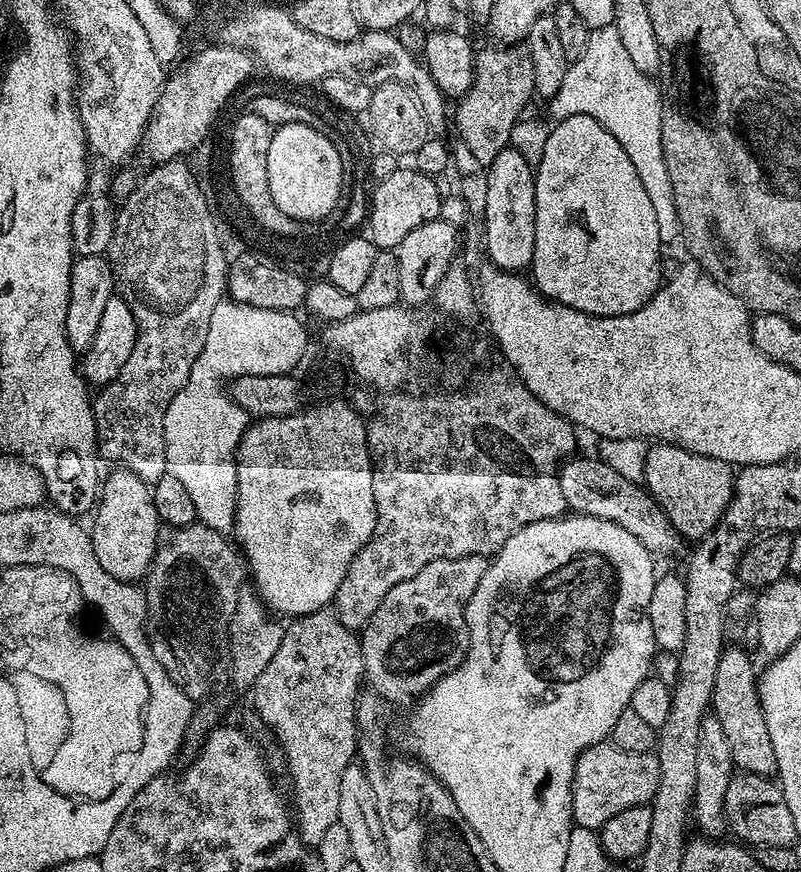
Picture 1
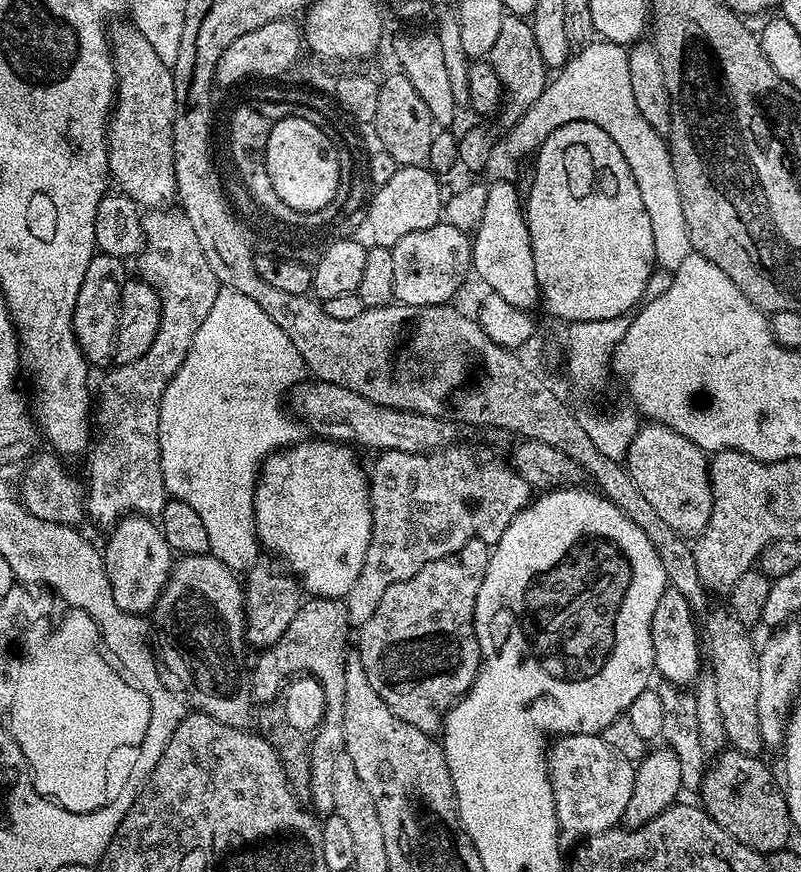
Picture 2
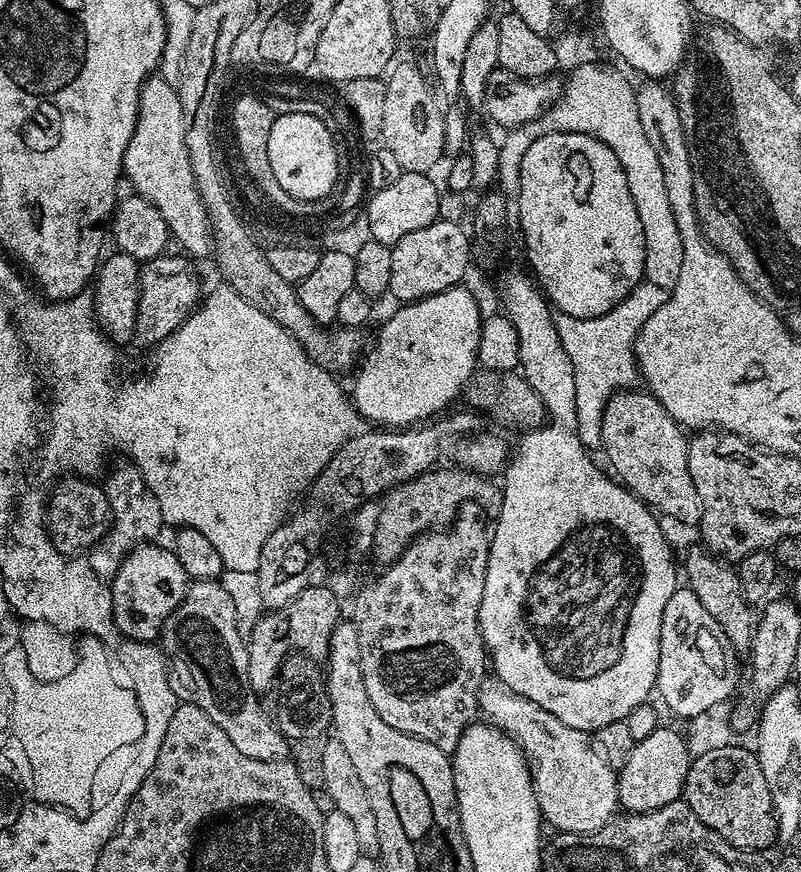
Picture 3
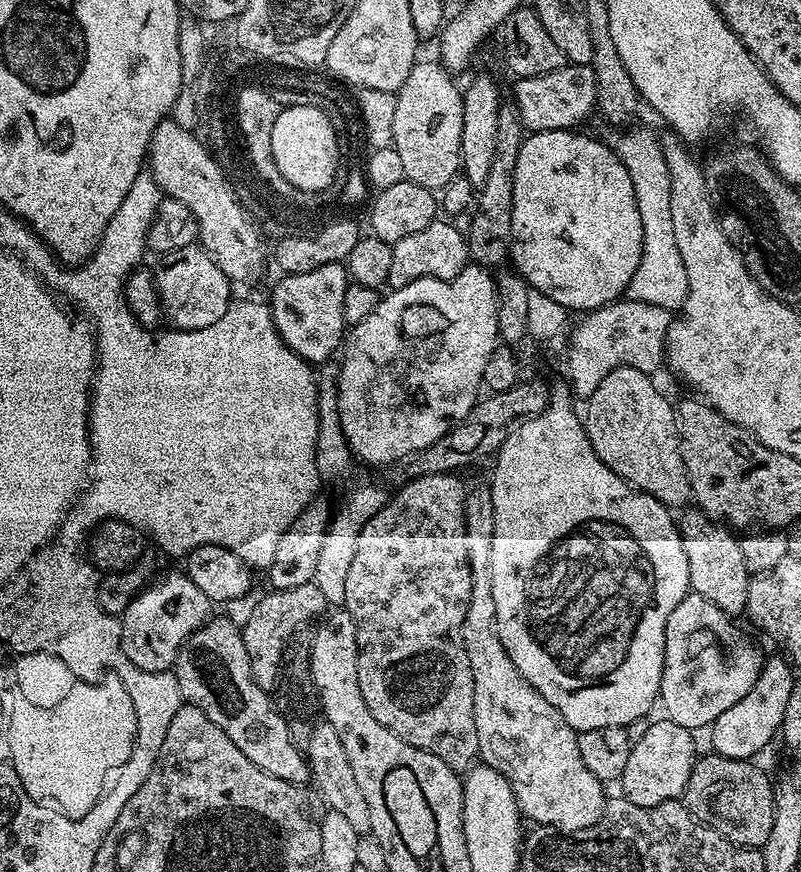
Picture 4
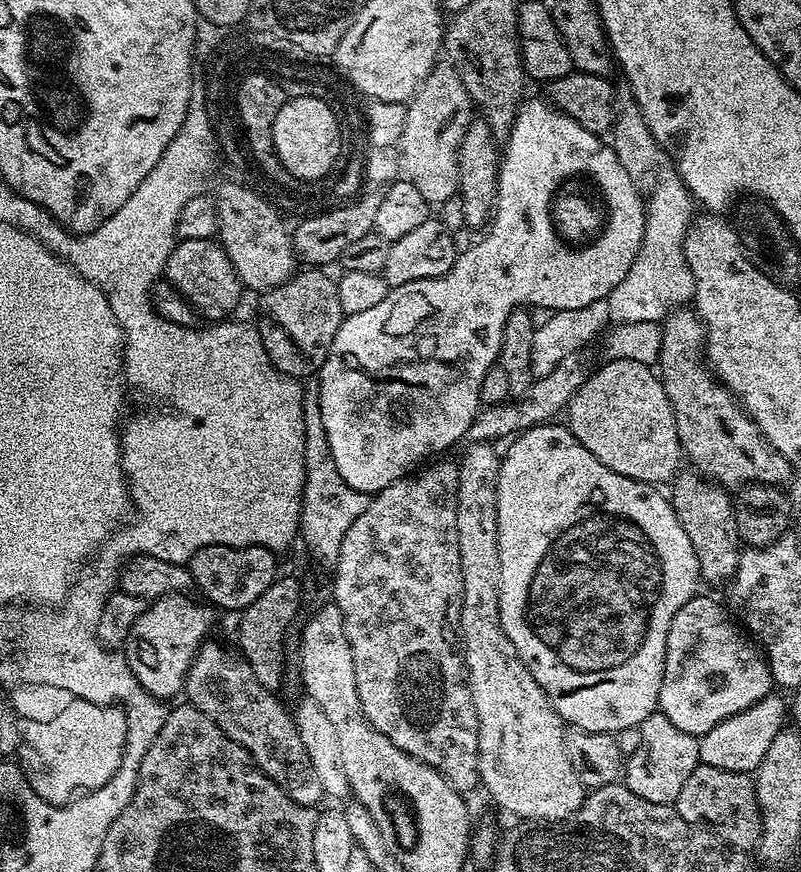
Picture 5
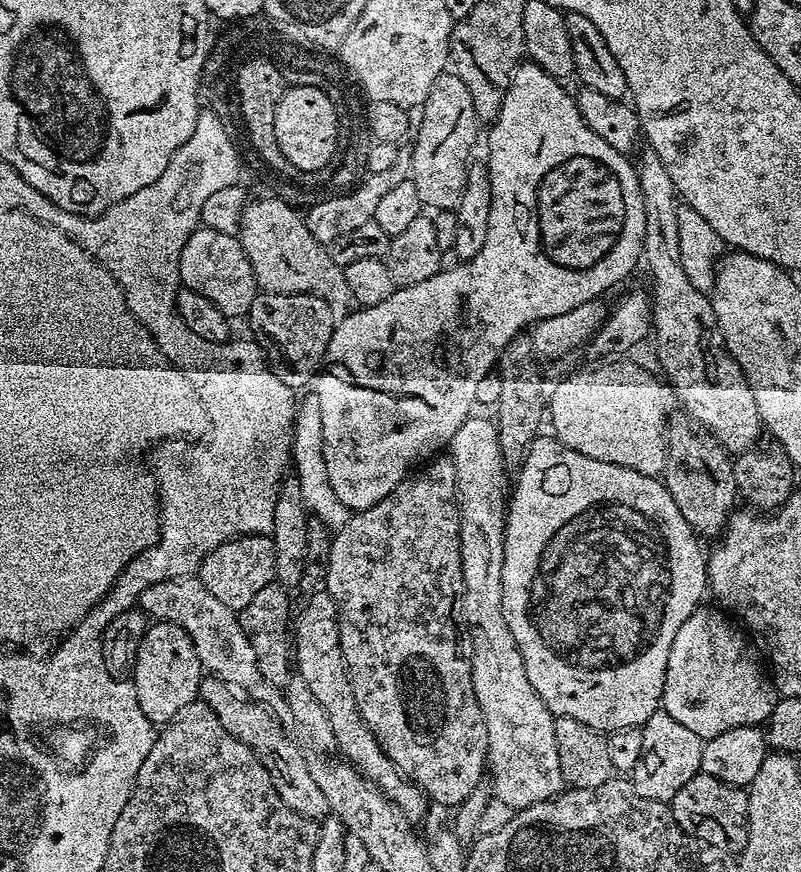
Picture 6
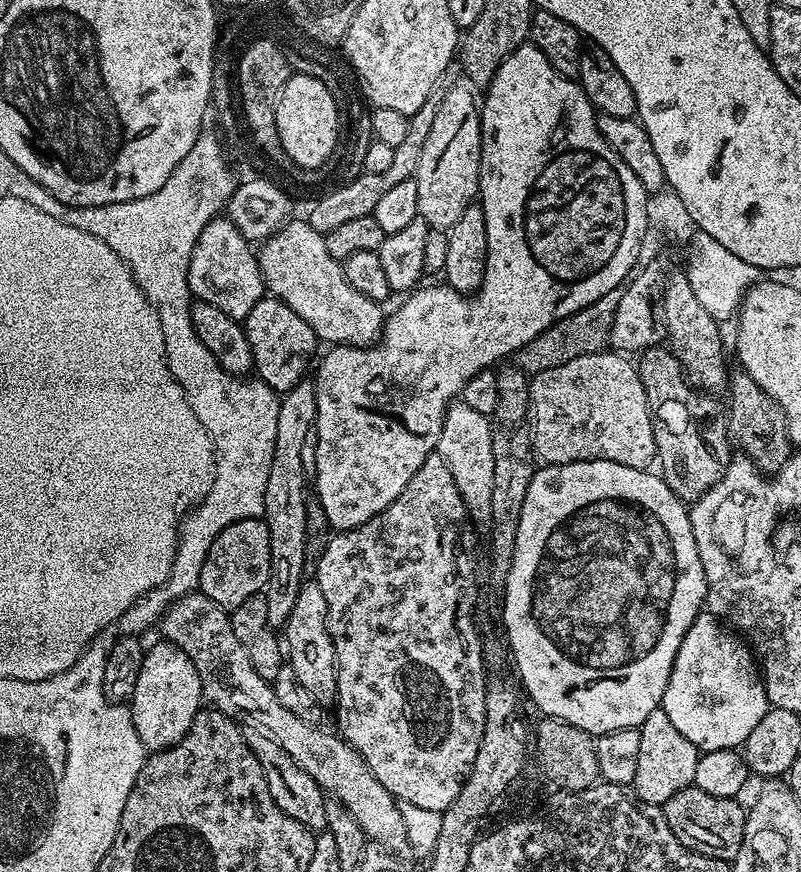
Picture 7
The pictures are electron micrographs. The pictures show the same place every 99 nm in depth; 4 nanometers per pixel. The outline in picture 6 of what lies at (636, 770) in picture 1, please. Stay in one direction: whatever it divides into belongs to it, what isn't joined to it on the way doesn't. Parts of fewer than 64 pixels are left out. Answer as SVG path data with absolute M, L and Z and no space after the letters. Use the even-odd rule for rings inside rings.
M479 414L469 416L466 422L462 422L460 432L454 434L454 438L448 443L446 452L454 462L456 509L460 519L460 557L462 558L460 615L463 627L466 629L466 640L470 645L474 698L478 698L478 706L486 722L488 739L486 772L490 780L492 776L490 788L495 799L497 796L506 807L512 808L508 810L529 808L538 802L546 802L559 796L565 791L566 785L562 778L562 768L558 766L558 744L554 738L555 719L546 702L542 702L542 698L534 690L534 686L530 686L530 678L526 678L518 642L514 642L514 634L510 634L510 626L506 626L506 614L502 610L506 469L502 458L502 446L498 446L498 430L495 423L491 419L483 420Z

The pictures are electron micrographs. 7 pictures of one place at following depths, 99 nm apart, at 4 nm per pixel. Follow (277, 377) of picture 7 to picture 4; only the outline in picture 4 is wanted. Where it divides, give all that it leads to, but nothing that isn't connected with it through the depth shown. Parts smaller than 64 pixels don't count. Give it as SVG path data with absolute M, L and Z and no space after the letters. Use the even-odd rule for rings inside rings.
M343 263L318 266L307 274L281 275L272 288L272 320L281 338L309 364L317 366L335 357L346 339L342 302L350 283Z

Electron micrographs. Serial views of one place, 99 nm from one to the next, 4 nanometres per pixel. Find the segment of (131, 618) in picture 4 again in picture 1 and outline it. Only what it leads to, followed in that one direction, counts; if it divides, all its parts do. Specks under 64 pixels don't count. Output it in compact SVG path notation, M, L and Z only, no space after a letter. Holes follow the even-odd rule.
M114 471L118 472L112 472L109 476L107 473L103 481L98 503L91 517L90 535L98 566L102 566L106 574L118 578L123 584L130 584L143 581L148 575L148 567L152 565L156 553L156 542L162 535L162 525L149 484L130 471Z

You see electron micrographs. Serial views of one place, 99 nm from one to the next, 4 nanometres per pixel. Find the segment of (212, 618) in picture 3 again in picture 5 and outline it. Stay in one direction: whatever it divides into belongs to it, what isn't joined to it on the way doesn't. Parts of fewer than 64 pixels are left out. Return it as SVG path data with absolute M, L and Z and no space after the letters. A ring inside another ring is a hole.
M201 644L192 657L188 677L184 679L187 703L202 710L206 718L213 720L230 739L247 750L260 771L288 793L291 800L307 808L319 805L319 800L325 799L322 782L302 747L302 738L298 738L293 713L284 709L273 689L257 682L247 660L236 656L231 656L220 644Z

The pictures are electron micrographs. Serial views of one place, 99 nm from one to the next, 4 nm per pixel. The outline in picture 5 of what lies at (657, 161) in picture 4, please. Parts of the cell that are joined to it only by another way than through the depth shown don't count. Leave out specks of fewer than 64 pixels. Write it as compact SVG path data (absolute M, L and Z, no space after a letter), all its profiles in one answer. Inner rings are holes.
M665 167L658 174L658 178L646 200L644 241L634 258L634 266L630 266L626 278L622 278L622 282L618 282L618 286L614 286L614 290L610 290L608 295L610 321L616 324L660 322L663 321L664 317L676 311L677 308L685 307L695 297L694 274L690 270L684 253L684 239L688 233L688 227L694 219L692 208L694 209L694 201L692 195L688 193L684 179L678 175L675 167Z

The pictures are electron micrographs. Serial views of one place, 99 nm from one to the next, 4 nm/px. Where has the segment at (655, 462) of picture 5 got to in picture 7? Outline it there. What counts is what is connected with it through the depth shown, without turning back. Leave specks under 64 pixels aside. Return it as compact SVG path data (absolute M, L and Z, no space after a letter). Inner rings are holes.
M615 350L582 354L531 377L528 407L532 447L544 464L609 460L647 469L655 461L654 430L637 365Z

